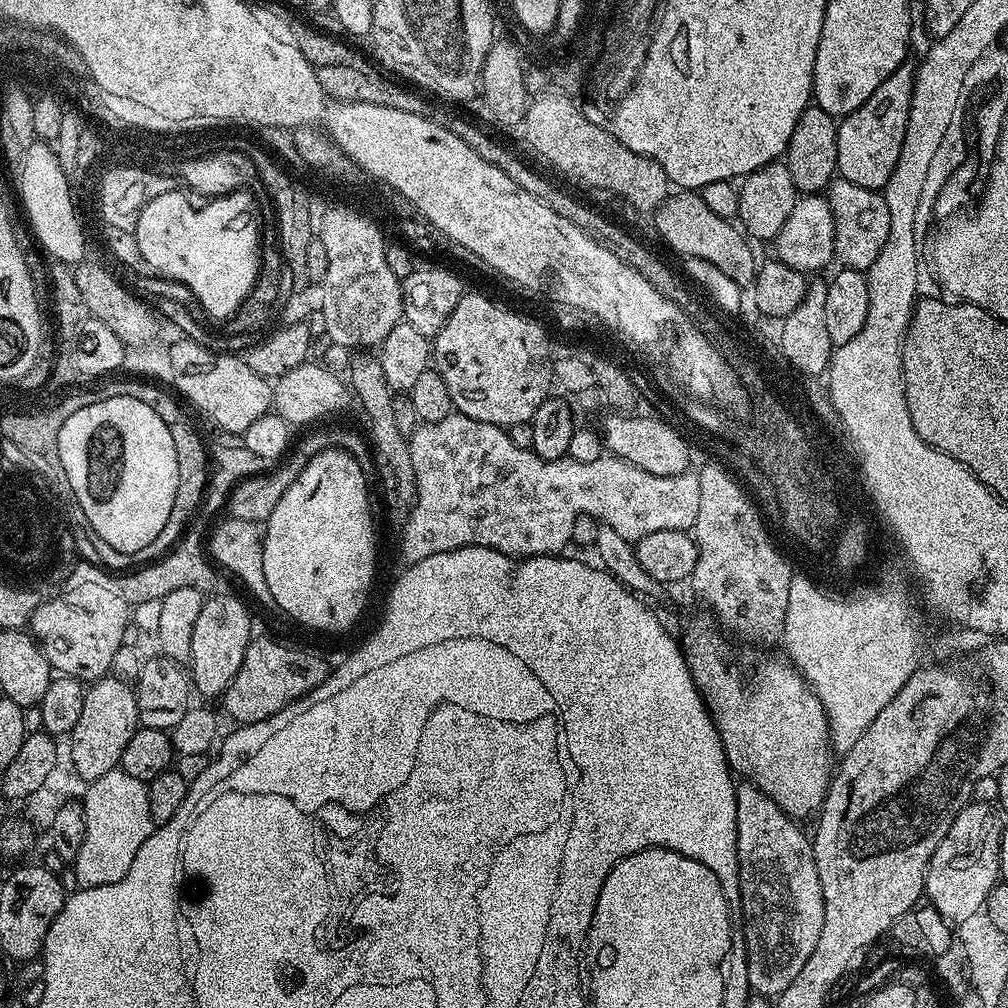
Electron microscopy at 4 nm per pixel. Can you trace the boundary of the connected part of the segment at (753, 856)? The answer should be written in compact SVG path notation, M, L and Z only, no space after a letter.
M740 782L734 788L736 794L736 845L738 846L738 870L740 871L740 907L739 915L742 914L744 925L744 945L746 946L746 962L748 963L748 987L755 995L775 998L781 996L798 978L798 970L806 966L806 958L814 954L814 946L818 946L818 934L822 930L822 914L824 913L824 903L822 902L822 886L818 882L818 870L814 862L811 839L799 828L797 821L791 816L787 816L778 805L771 800L760 788L755 788L753 784Z

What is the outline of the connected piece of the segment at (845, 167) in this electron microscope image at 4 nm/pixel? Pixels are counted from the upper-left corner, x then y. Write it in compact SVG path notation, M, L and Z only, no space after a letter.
M905 62L858 106L849 116L843 117L836 125L838 134L838 162L836 171L841 177L863 188L883 189L884 183L896 169L898 158L906 138L910 118L910 104L916 85L916 68Z

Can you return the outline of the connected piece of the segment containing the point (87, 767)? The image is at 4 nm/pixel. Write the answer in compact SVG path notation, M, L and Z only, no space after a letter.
M107 676L89 685L85 691L81 717L68 740L75 775L86 784L113 771L119 765L122 750L140 724L135 691L129 683L127 685L114 677Z

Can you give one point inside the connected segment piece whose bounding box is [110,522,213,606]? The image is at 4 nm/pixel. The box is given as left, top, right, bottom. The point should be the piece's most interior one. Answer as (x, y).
(186, 564)

